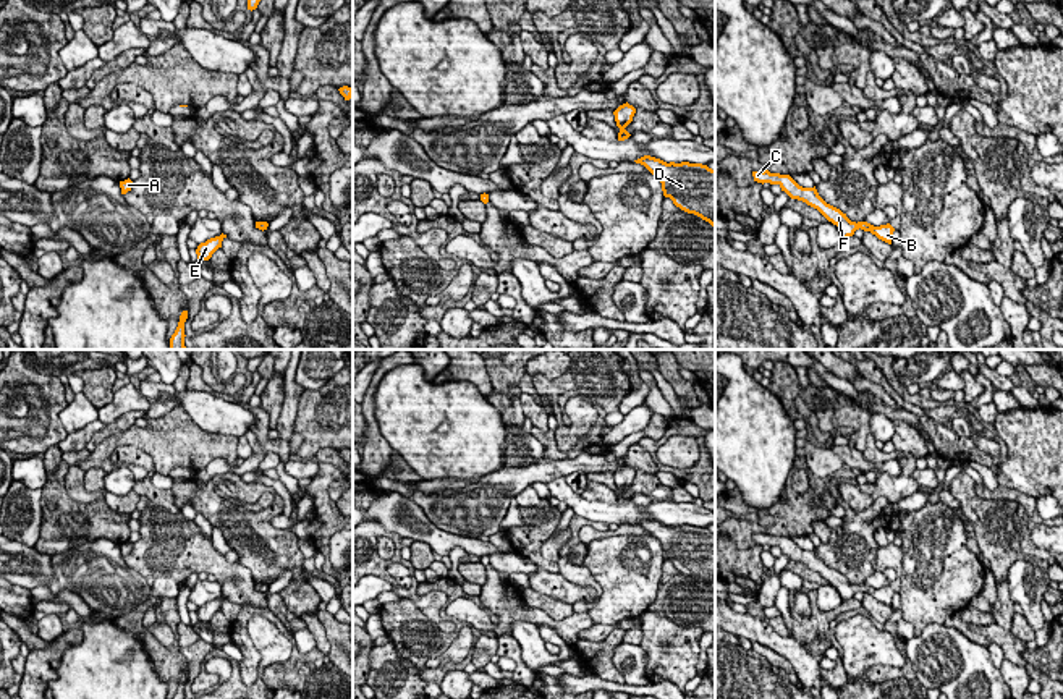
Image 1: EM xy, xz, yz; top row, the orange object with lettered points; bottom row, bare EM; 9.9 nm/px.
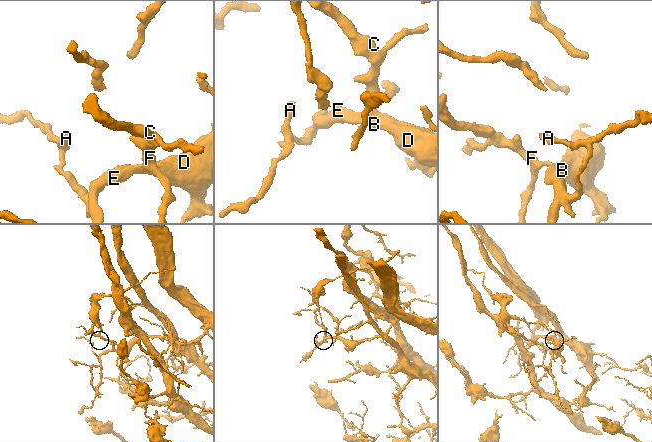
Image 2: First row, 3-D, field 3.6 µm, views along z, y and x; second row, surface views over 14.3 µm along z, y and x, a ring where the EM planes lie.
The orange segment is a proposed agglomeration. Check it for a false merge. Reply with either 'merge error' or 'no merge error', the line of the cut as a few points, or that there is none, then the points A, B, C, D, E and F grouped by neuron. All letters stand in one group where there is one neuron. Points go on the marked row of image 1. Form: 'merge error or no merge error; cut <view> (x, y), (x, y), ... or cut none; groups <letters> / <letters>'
no merge error; cut none; groups A B C D E F

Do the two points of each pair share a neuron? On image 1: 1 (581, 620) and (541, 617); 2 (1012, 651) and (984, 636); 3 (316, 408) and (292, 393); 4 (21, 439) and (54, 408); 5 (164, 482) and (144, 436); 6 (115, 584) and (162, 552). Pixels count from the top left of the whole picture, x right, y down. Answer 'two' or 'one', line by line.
1: one
2: one
3: two
4: one
5: two
6: two

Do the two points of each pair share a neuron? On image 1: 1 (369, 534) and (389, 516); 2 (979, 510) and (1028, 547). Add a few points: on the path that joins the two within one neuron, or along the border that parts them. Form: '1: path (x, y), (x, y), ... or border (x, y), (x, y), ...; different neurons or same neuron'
1: border (369, 518), (402, 538); different neurons
2: border (1020, 505), (1028, 516), (1021, 552); different neurons

